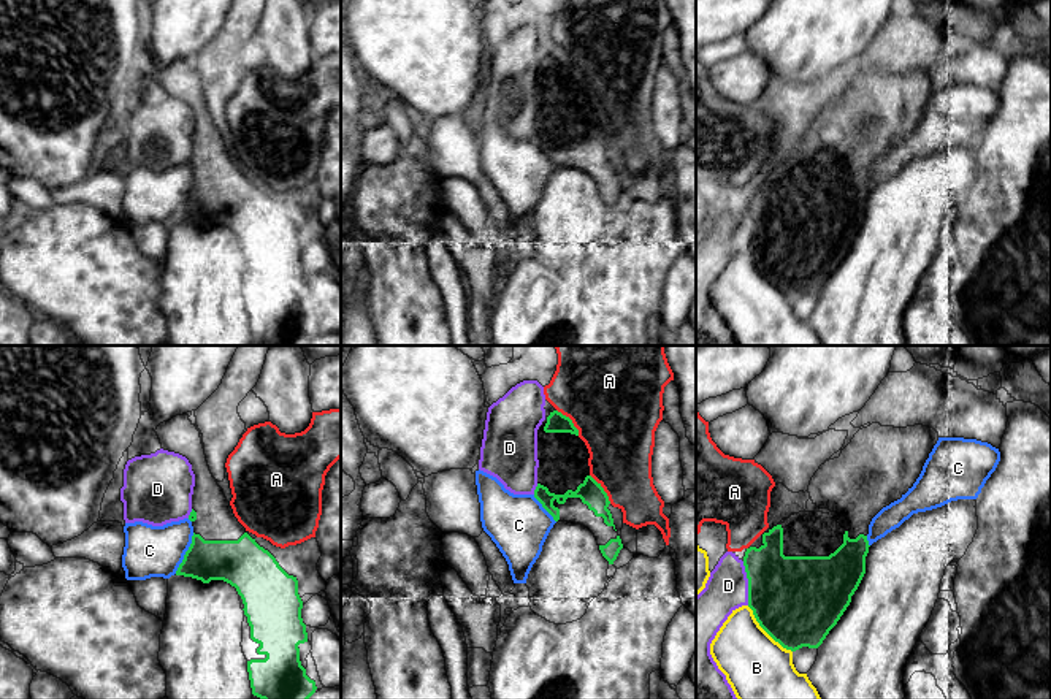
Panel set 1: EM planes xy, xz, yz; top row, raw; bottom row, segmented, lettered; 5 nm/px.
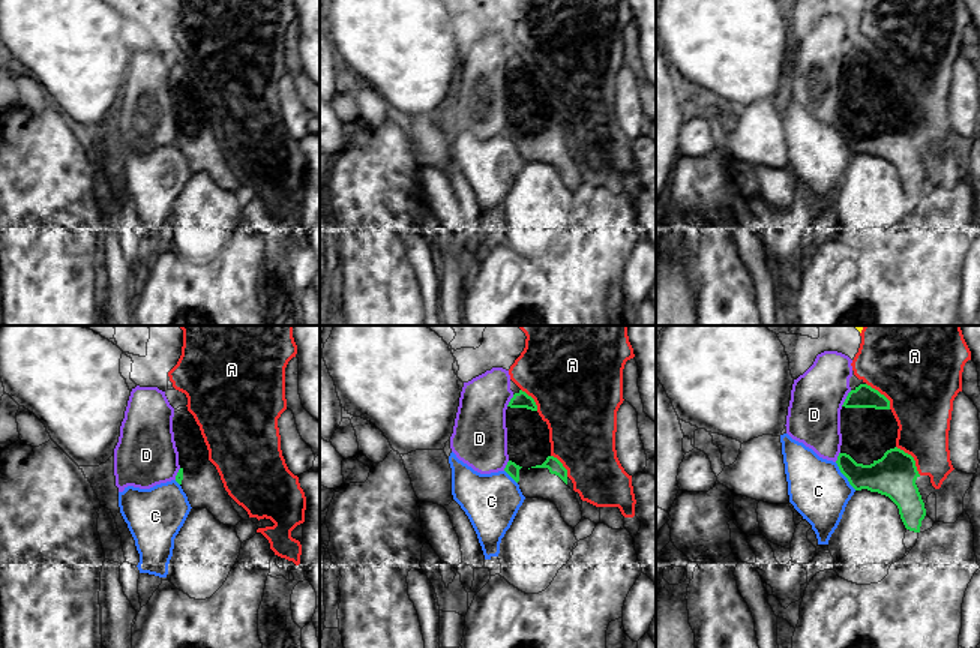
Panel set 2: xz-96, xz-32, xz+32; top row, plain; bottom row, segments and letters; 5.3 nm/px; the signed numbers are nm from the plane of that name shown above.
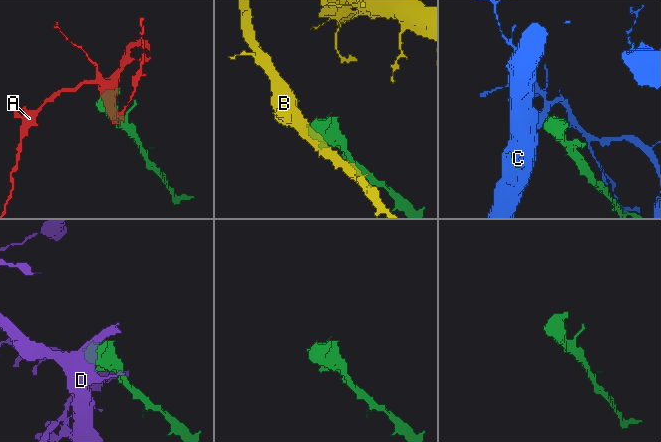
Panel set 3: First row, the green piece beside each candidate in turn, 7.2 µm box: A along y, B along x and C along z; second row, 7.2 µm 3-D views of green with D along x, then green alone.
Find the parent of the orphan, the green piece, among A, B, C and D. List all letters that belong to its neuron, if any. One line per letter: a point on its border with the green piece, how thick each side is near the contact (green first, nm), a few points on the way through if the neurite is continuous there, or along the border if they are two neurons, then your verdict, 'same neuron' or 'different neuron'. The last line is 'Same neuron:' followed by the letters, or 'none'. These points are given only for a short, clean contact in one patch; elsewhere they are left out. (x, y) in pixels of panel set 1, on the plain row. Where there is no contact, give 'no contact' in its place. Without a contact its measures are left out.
A: meets green in xz at (571, 65); 100 nm thick on the green side, 480 nm on the other; different neuron
B: meets green in yz at (766, 276); 440 nm thick on the green side, 340 nm on the other; different neuron
C: meets green in xy at (186, 198); 220 nm thick on the green side, 260 nm on the other; different neuron
D: meets green in yz at (749, 229); 440 nm thick on the green side, 220 nm on the other; different neuron
Same neuron: none

